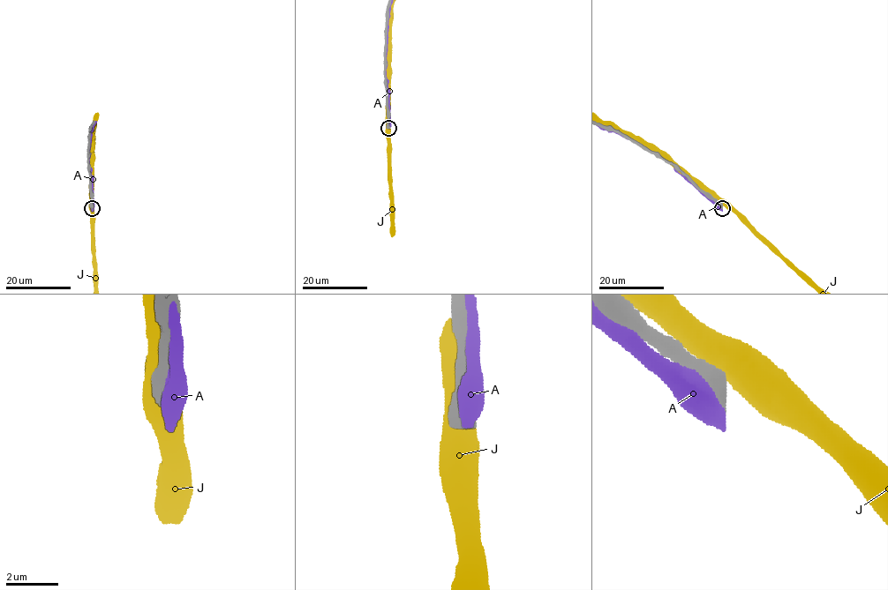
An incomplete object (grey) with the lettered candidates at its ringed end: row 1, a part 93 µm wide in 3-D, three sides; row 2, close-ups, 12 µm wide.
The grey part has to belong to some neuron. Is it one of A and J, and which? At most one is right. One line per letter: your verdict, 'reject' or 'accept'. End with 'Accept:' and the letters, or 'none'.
A: reject
J: reject
Accept: none

